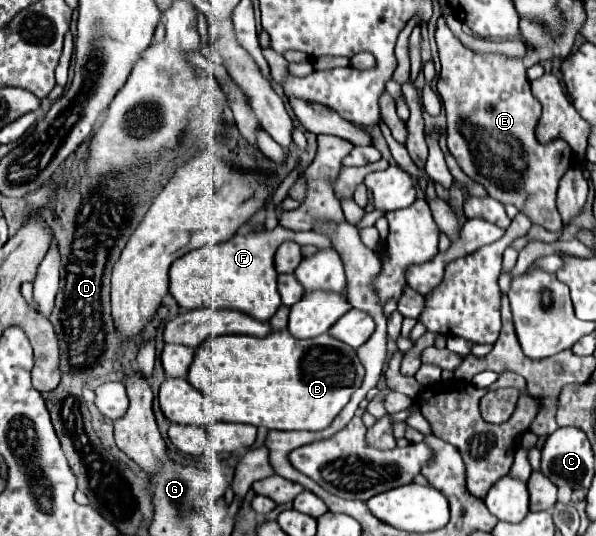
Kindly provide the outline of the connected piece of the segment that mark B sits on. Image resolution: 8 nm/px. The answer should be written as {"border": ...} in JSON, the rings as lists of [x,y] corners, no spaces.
{"border":[[[286,329],[284,331],[272,331],[268,333],[266,337],[250,337],[250,335],[216,335],[212,339],[206,339],[194,353],[194,361],[188,369],[188,383],[192,387],[196,387],[200,393],[202,393],[202,417],[204,417],[204,423],[202,425],[190,425],[190,427],[204,427],[212,423],[226,422],[226,423],[248,423],[248,425],[254,425],[254,427],[266,427],[266,429],[280,429],[280,431],[292,431],[292,429],[304,429],[304,431],[322,431],[326,429],[328,425],[332,425],[334,417],[344,409],[344,405],[350,401],[350,395],[362,385],[362,379],[364,379],[364,367],[362,363],[358,361],[356,357],[356,351],[330,337],[328,333],[324,333],[322,337],[314,337],[314,339],[296,339],[292,337]]]}

